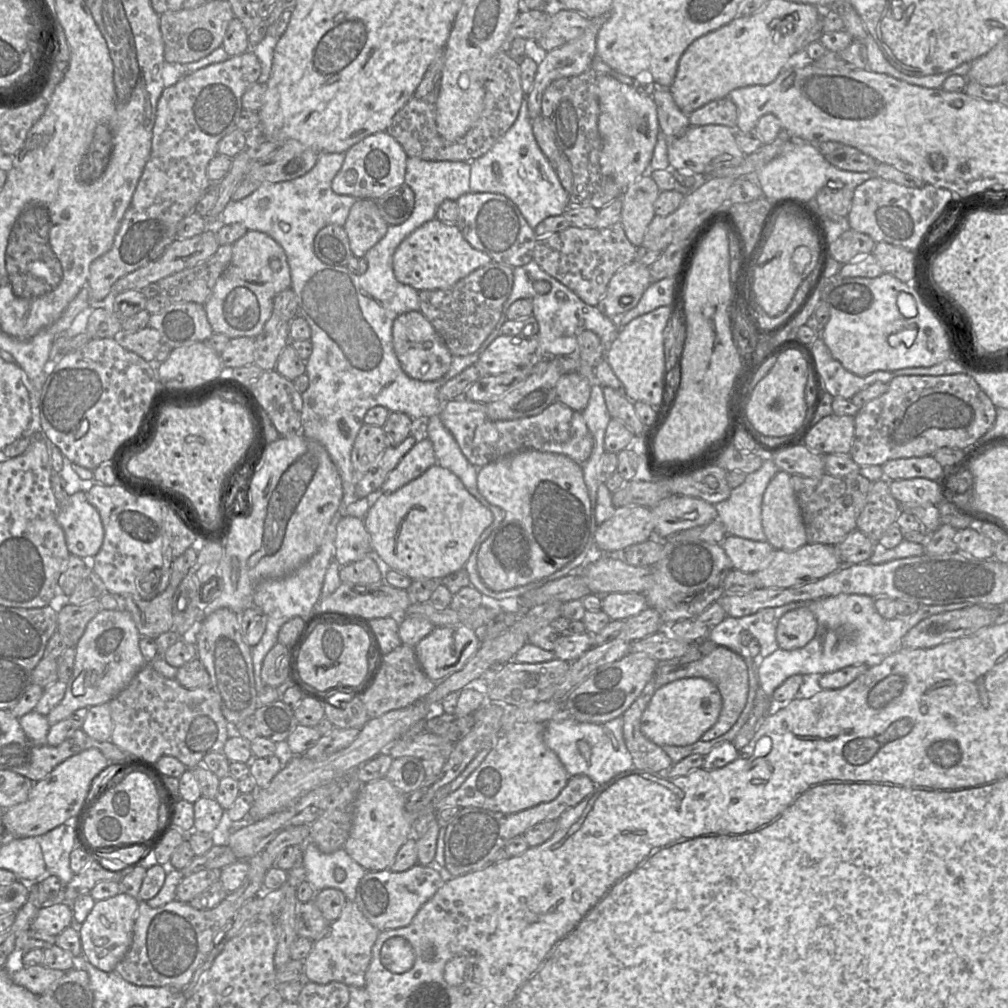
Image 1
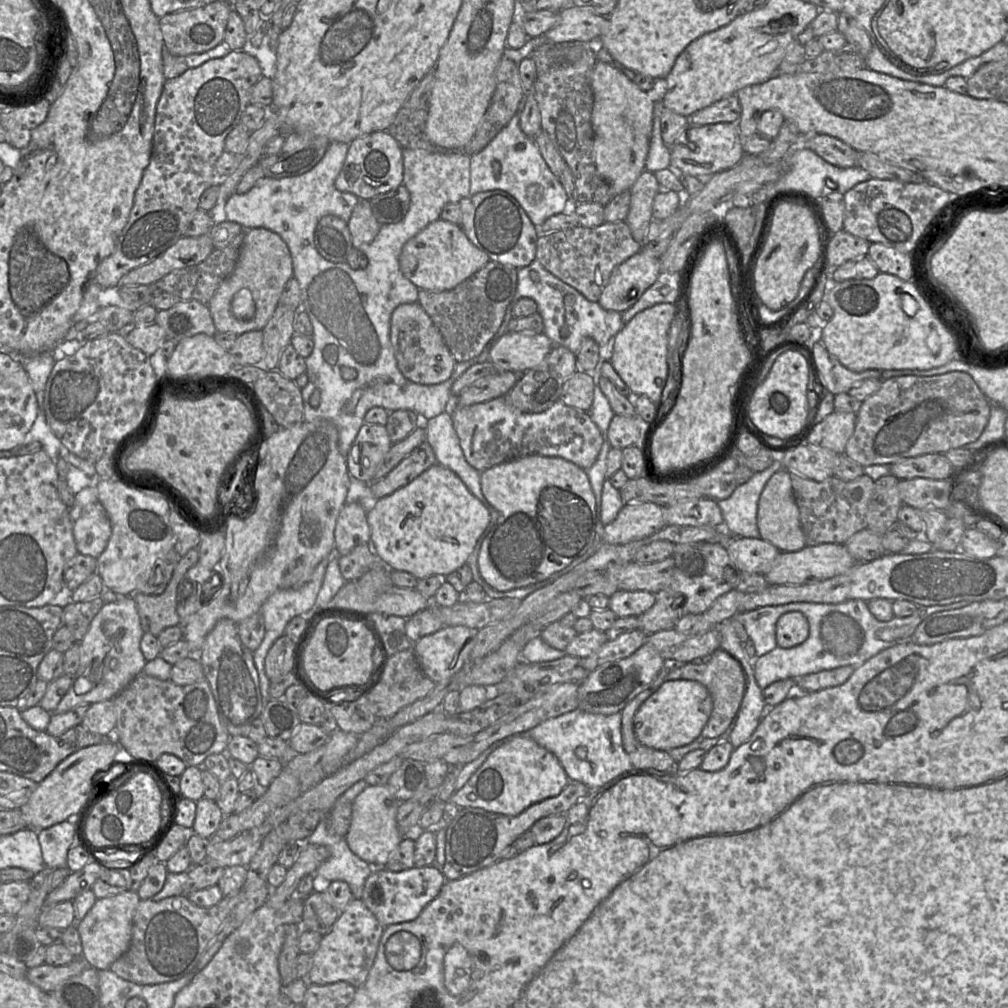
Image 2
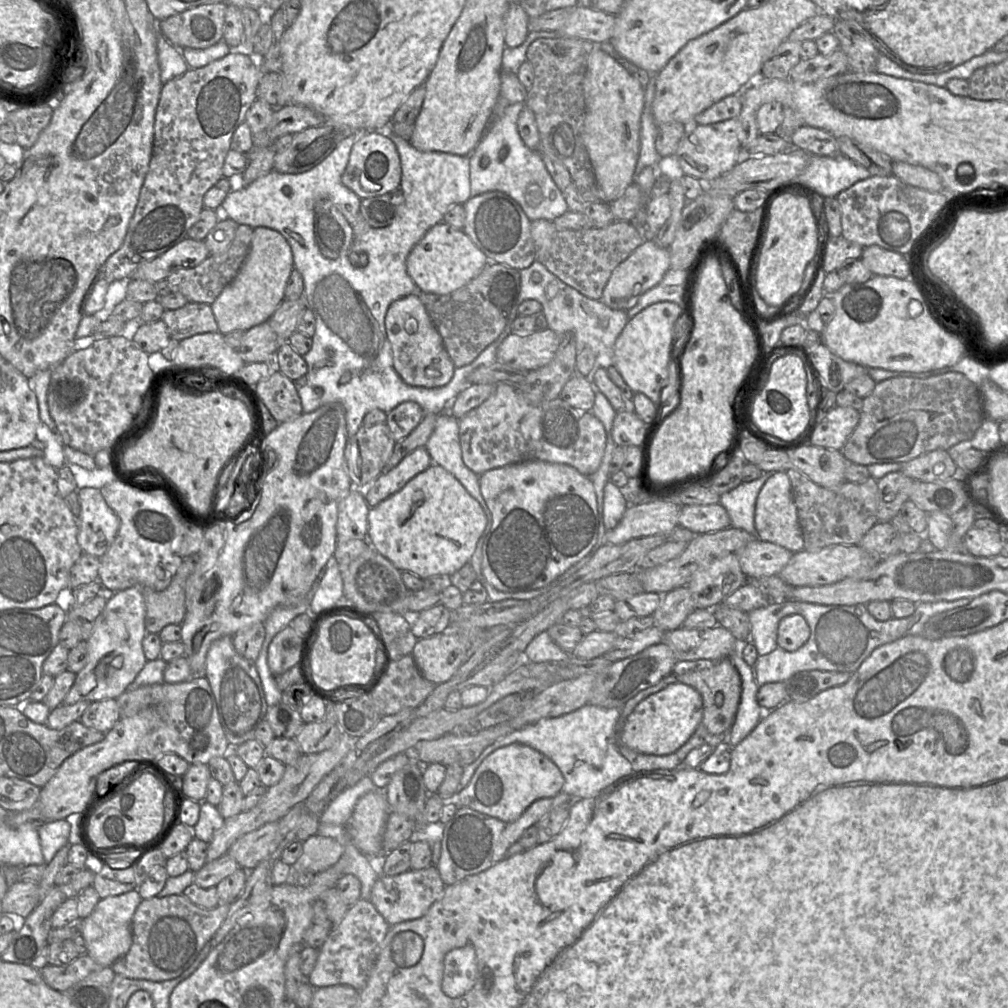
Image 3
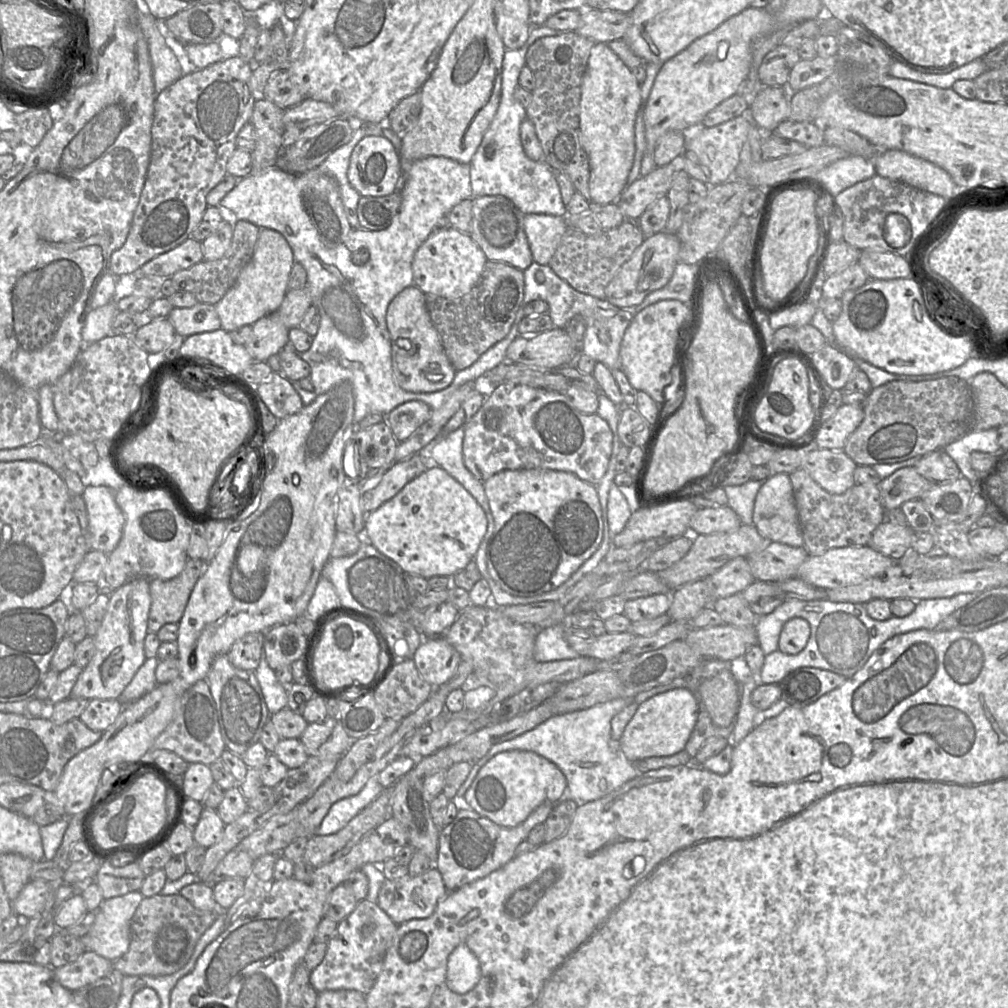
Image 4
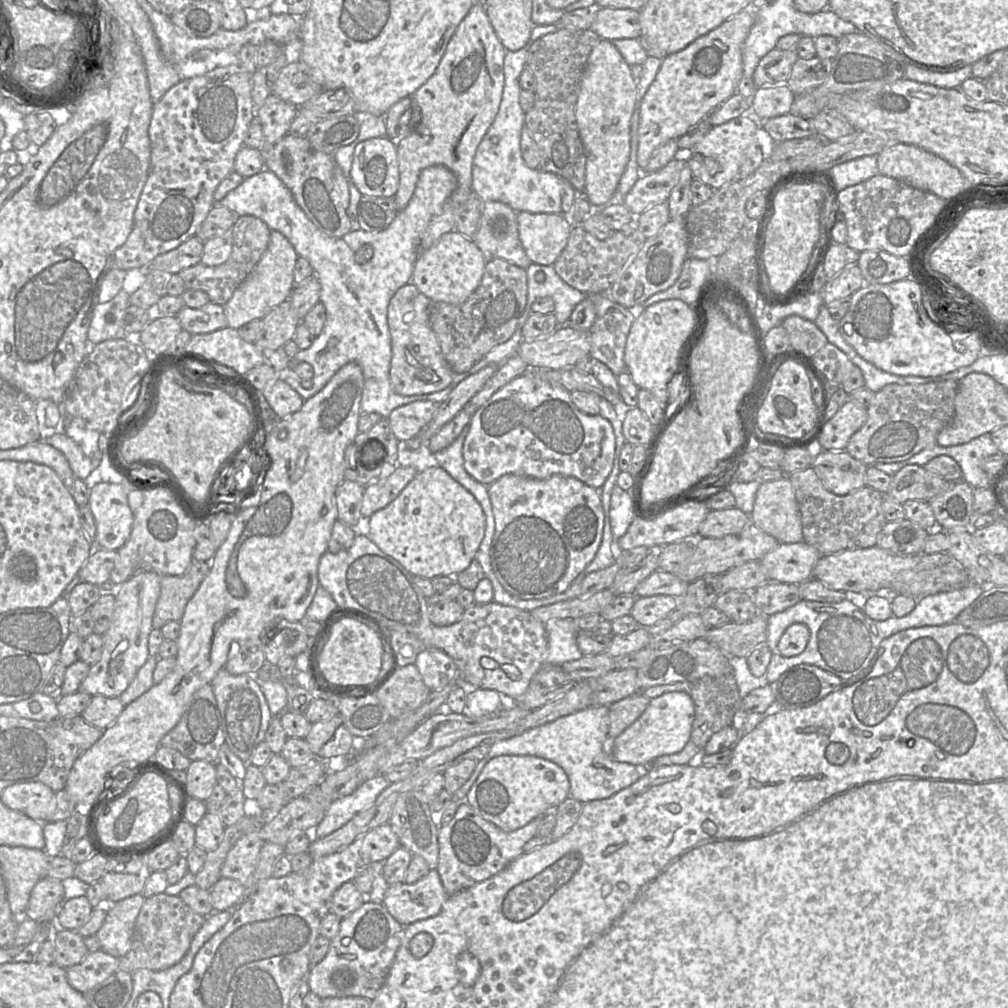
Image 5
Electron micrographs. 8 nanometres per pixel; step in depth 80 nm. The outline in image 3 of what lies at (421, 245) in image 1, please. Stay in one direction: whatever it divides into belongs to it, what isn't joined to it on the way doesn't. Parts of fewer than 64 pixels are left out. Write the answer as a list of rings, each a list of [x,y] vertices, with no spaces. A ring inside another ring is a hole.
[[[442,221],[431,227],[412,248],[407,259],[408,275],[417,285],[417,292],[446,295],[477,277],[487,265],[488,258],[462,230]]]

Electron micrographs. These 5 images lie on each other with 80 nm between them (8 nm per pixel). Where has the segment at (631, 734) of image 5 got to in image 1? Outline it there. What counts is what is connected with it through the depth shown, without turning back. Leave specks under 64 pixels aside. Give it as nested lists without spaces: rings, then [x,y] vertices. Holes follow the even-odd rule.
[[[701,677],[677,679],[656,690],[641,716],[640,729],[658,746],[690,745],[716,723],[721,707],[721,694],[710,680]]]

